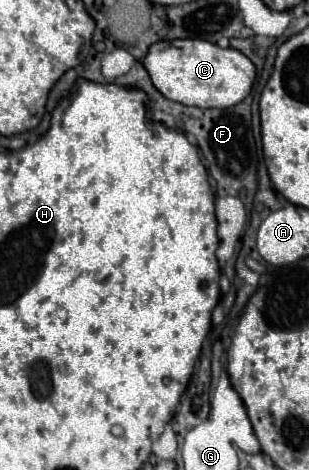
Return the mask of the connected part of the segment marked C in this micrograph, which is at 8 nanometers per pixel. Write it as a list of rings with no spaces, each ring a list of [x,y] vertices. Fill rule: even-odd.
[[[173,39],[151,45],[143,59],[153,85],[171,101],[195,107],[227,109],[241,103],[255,81],[255,65],[237,49],[221,49],[203,39]]]

